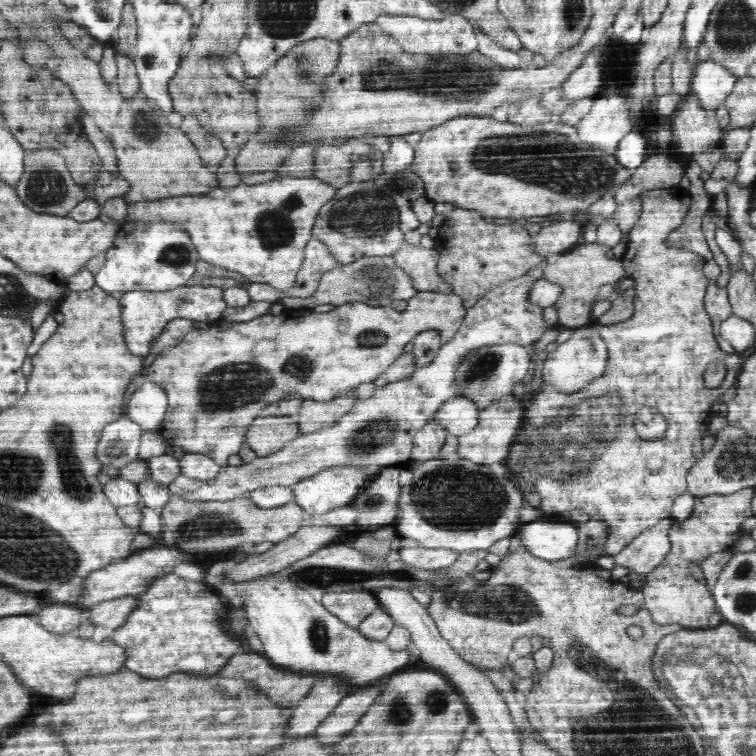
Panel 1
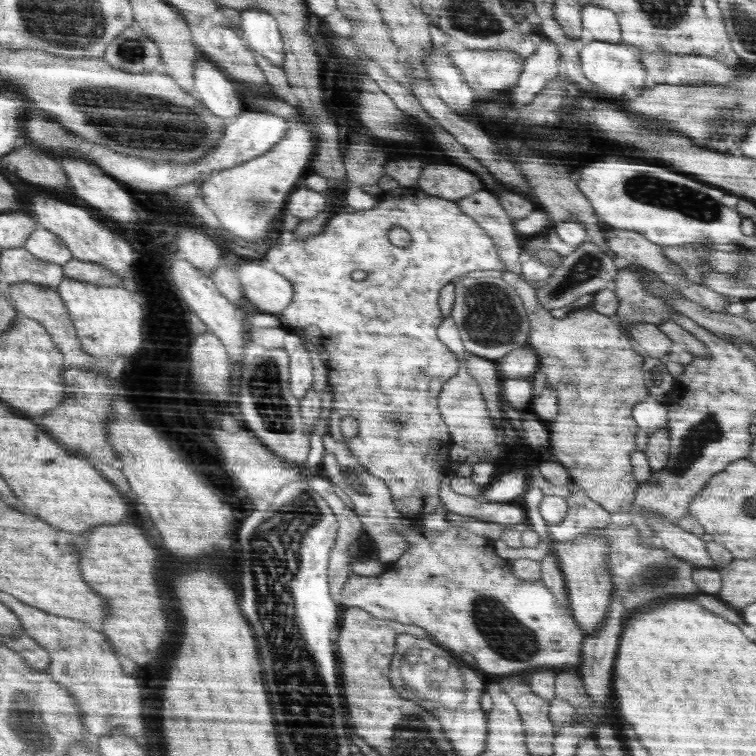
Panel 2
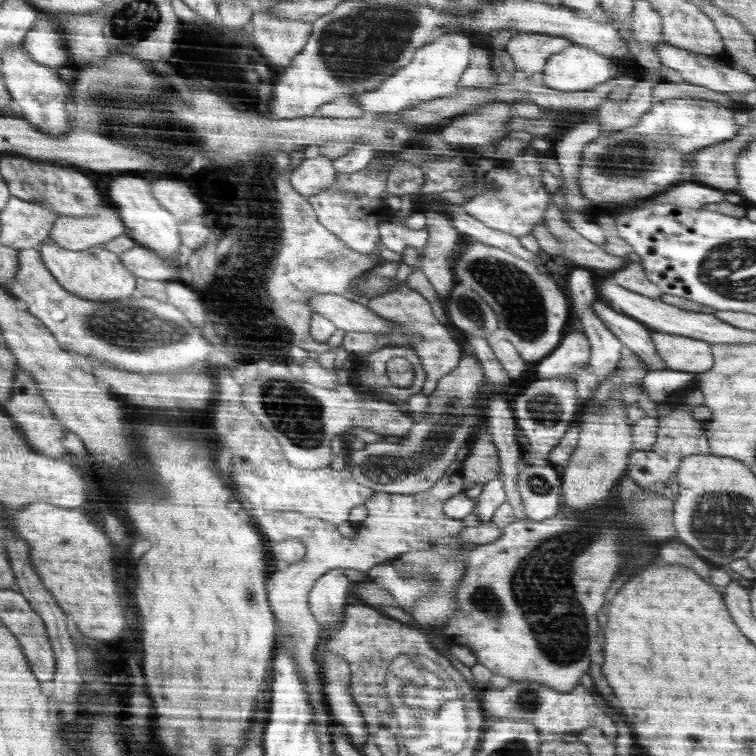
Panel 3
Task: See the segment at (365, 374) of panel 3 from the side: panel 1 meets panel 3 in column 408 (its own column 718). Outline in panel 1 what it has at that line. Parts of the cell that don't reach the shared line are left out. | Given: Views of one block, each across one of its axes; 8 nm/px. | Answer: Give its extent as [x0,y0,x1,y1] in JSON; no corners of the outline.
[502,184,744,556]

